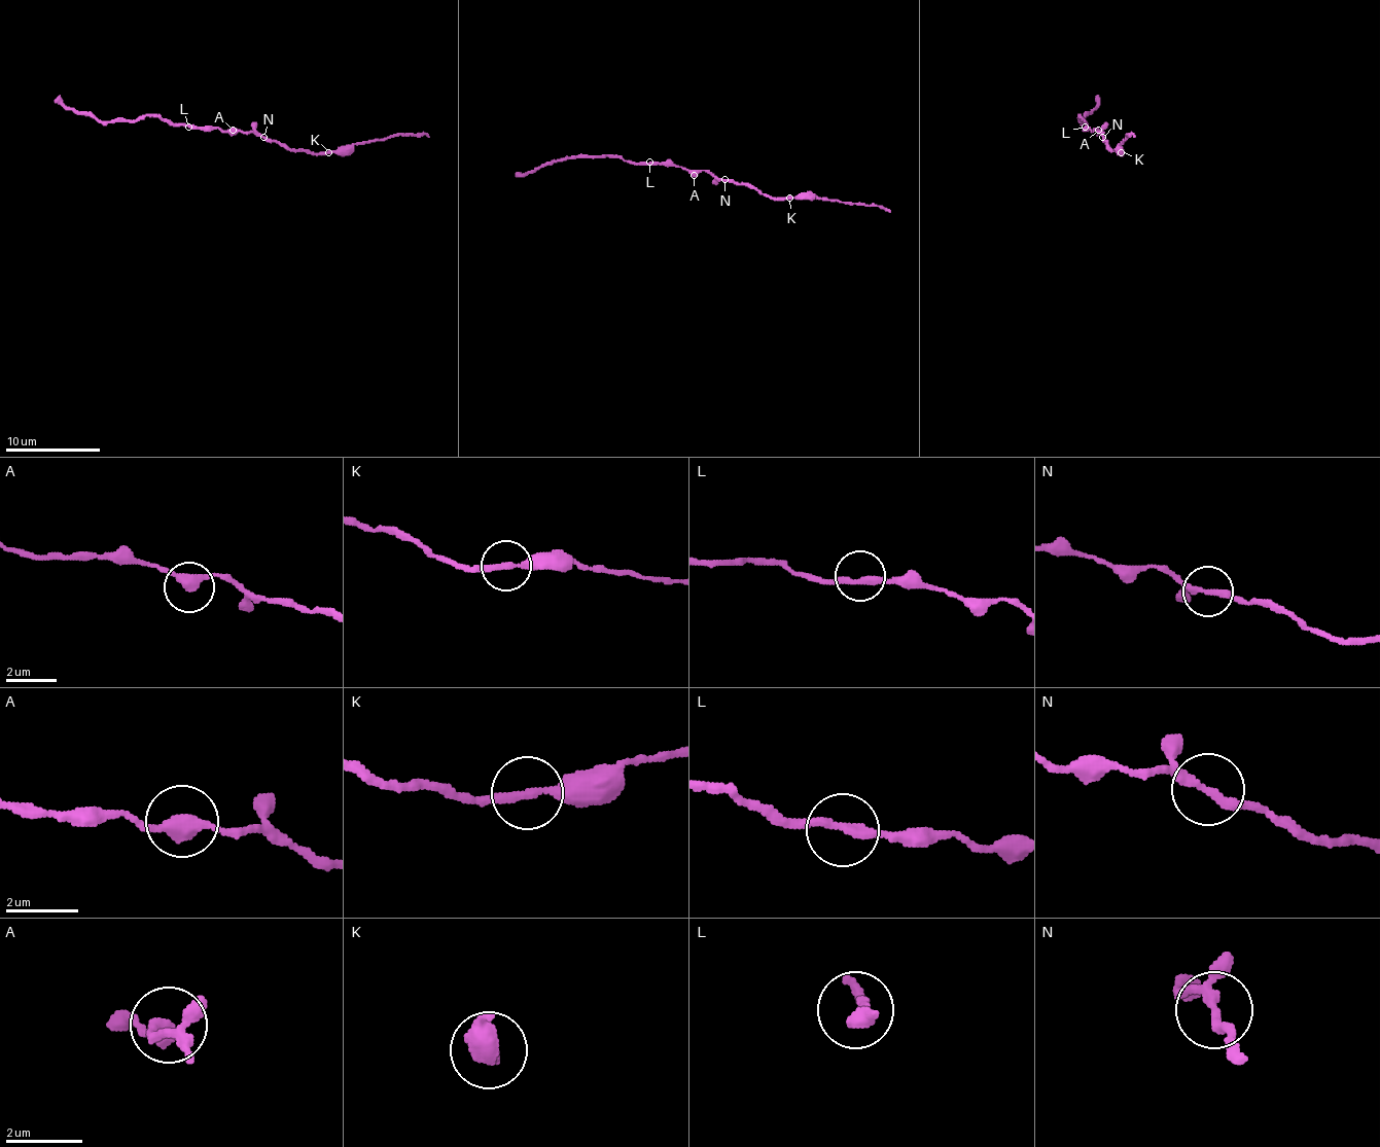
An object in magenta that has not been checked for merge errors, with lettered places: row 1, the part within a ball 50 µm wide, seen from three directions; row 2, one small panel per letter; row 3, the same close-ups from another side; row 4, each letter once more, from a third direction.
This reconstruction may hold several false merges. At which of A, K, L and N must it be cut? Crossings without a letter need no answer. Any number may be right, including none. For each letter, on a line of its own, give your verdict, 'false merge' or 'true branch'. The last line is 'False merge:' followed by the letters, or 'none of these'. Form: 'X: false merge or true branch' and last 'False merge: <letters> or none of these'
A: true branch
K: false merge
L: true branch
N: true branch
False merge: K

